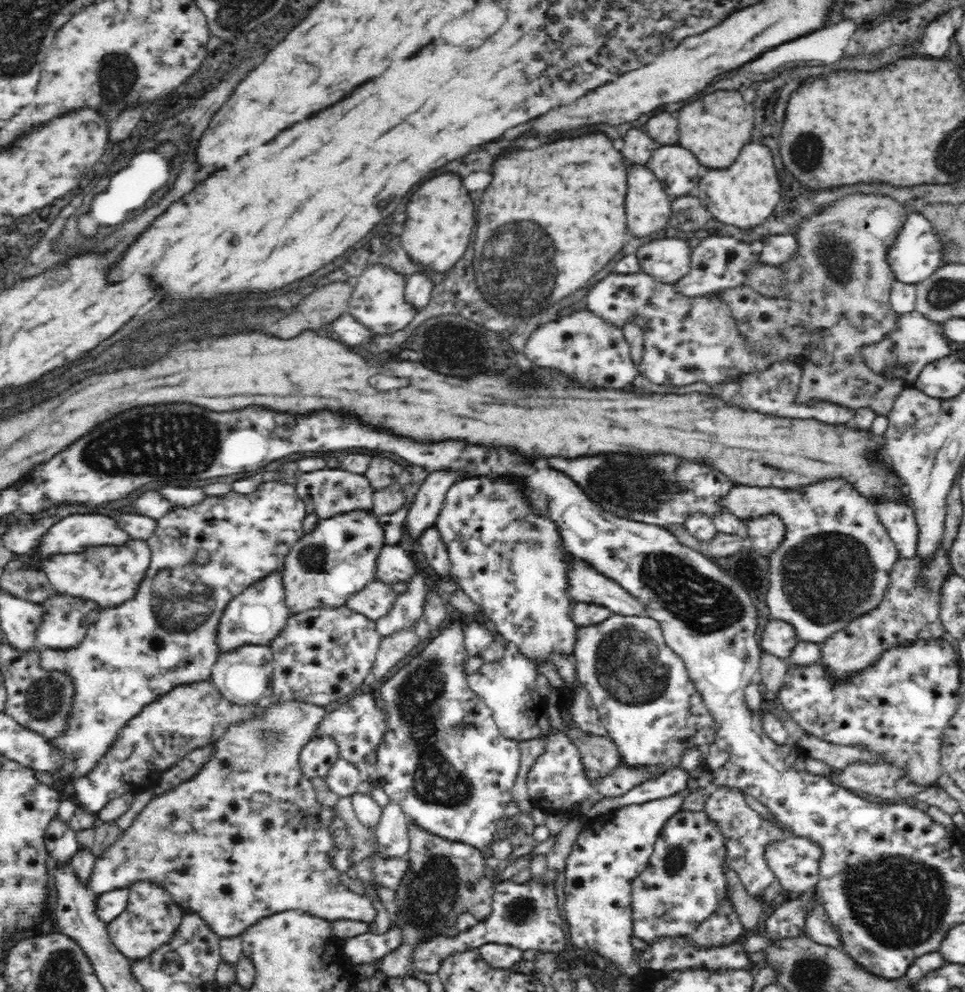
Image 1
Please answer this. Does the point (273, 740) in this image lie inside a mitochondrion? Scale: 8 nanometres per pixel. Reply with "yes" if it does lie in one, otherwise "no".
yes

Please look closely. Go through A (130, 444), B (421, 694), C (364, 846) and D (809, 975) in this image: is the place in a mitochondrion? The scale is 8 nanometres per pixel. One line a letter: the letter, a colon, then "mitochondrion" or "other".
A: mitochondrion
B: mitochondrion
C: other
D: mitochondrion

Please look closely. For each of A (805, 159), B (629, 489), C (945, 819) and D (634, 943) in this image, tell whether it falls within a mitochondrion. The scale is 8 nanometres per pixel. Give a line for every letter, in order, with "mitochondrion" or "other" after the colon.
A: mitochondrion
B: mitochondrion
C: other
D: other

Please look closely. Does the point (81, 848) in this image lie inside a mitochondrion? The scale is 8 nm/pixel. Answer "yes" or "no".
no

